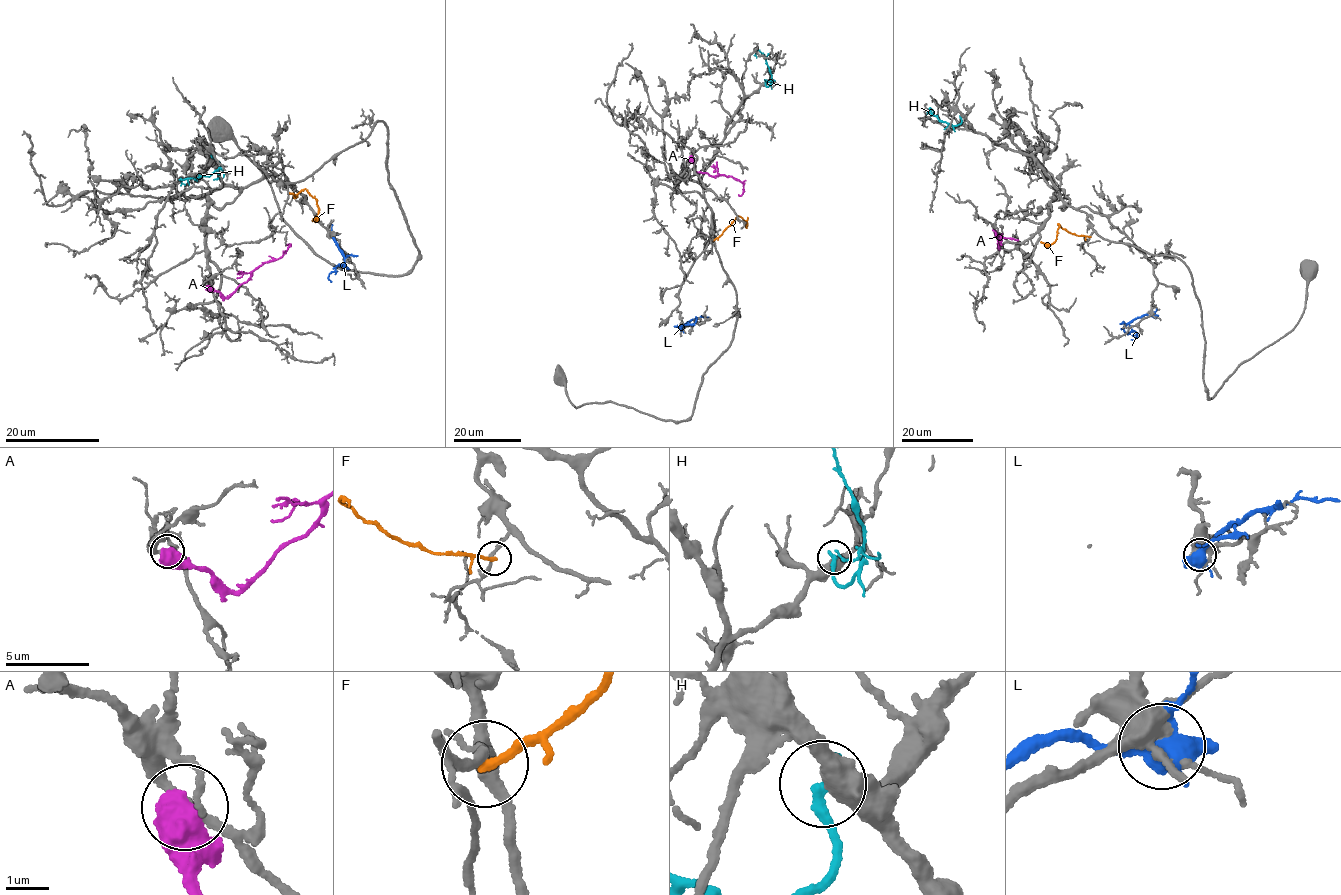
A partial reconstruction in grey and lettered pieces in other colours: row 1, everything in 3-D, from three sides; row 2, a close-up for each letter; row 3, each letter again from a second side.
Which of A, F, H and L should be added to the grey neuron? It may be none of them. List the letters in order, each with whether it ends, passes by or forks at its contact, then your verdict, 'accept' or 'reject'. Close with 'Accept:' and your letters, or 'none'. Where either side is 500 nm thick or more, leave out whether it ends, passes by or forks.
A: reject
F: it ends | reject
H: reject
L: it forks | reject
Accept: none

